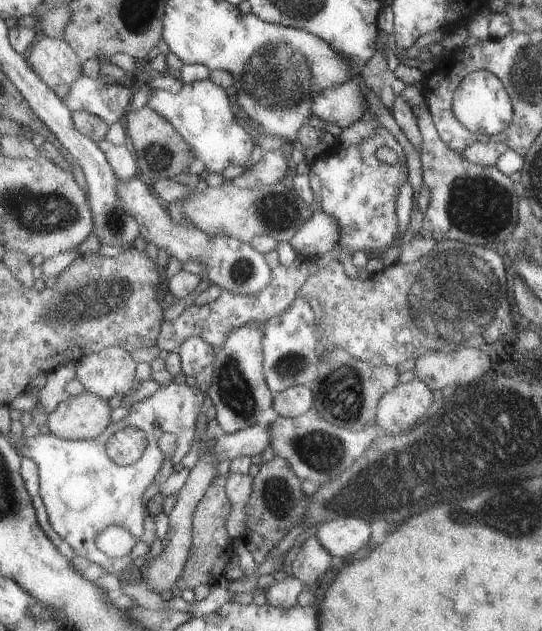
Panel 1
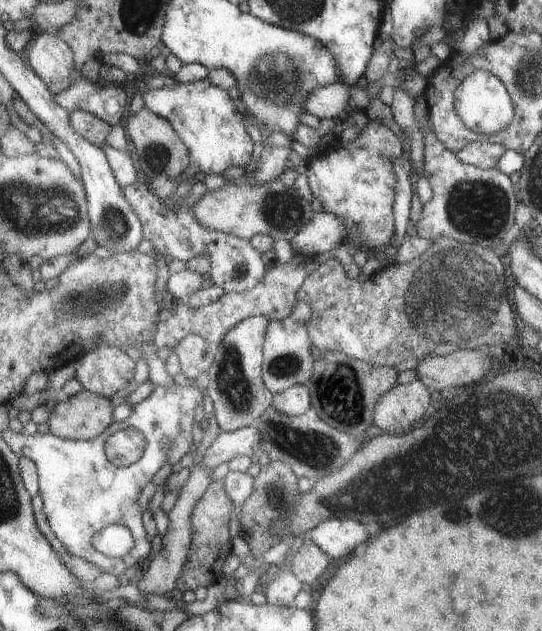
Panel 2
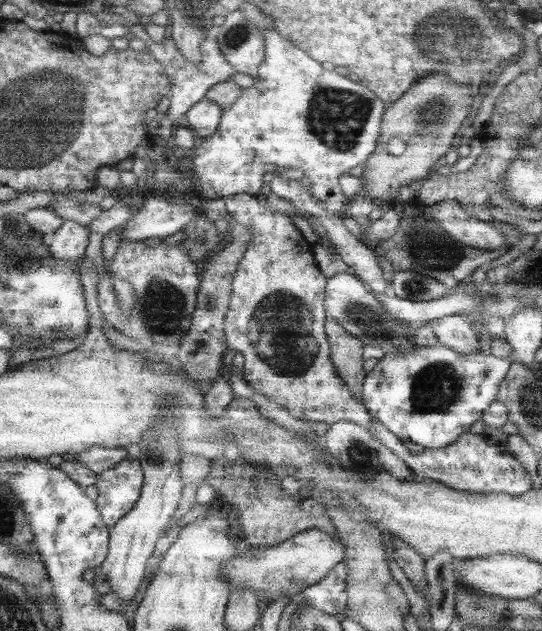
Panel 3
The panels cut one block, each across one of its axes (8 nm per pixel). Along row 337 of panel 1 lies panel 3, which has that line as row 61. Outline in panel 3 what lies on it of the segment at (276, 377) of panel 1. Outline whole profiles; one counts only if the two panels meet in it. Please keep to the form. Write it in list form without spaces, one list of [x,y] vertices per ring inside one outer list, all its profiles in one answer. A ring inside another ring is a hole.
[[[245,2],[241,6],[241,11],[247,15],[249,21],[253,21],[261,27],[261,33],[264,34],[264,60],[261,61],[259,74],[254,79],[254,84],[251,87],[243,88],[241,96],[235,100],[235,104],[231,108],[223,111],[222,119],[216,134],[211,137],[203,138],[203,142],[194,148],[192,153],[194,173],[199,178],[198,185],[201,187],[201,197],[205,200],[209,199],[225,199],[226,197],[234,196],[235,194],[251,194],[257,195],[263,191],[262,176],[263,166],[275,166],[281,168],[297,168],[303,171],[303,176],[310,181],[310,192],[312,198],[316,198],[317,203],[323,207],[323,209],[337,214],[343,214],[346,208],[347,199],[342,195],[340,187],[338,186],[339,177],[342,174],[348,174],[351,168],[355,168],[357,165],[361,165],[368,158],[368,155],[373,152],[380,130],[380,120],[383,115],[387,103],[379,100],[369,89],[365,86],[361,86],[361,83],[351,81],[348,77],[341,76],[333,70],[324,68],[320,63],[313,59],[306,51],[302,51],[299,47],[293,46],[287,38],[280,35],[280,32],[275,30],[272,18],[269,15],[263,14],[259,6],[255,6],[253,2]]]

